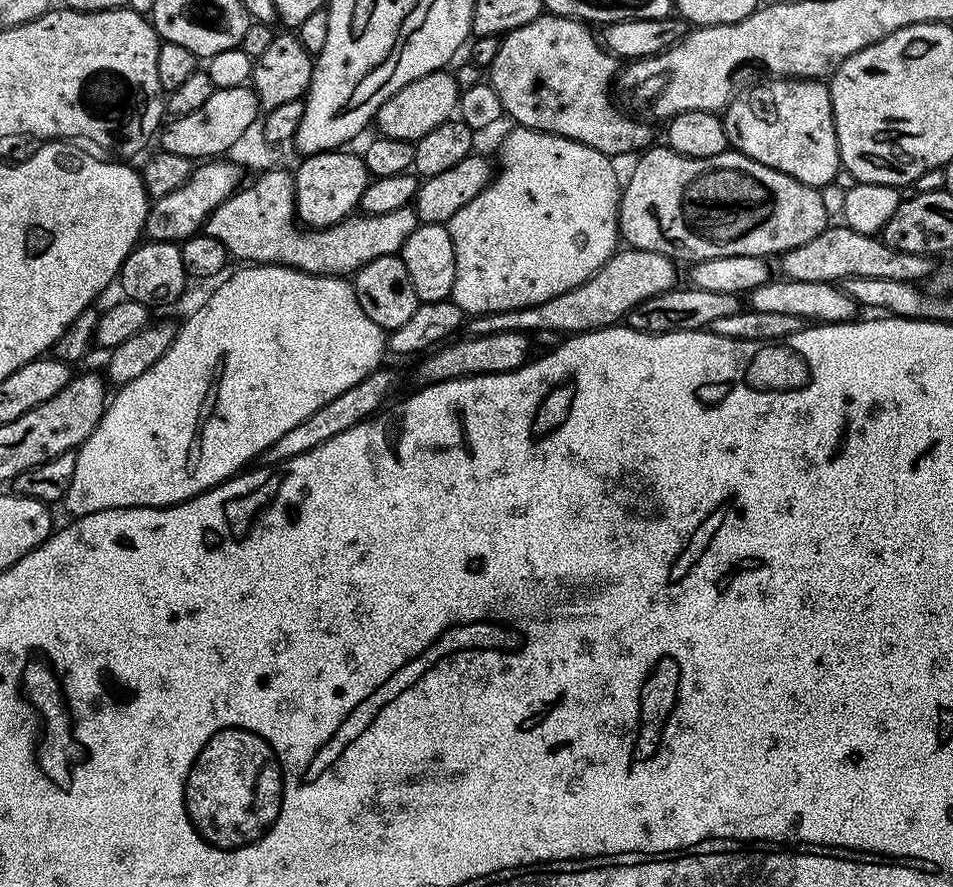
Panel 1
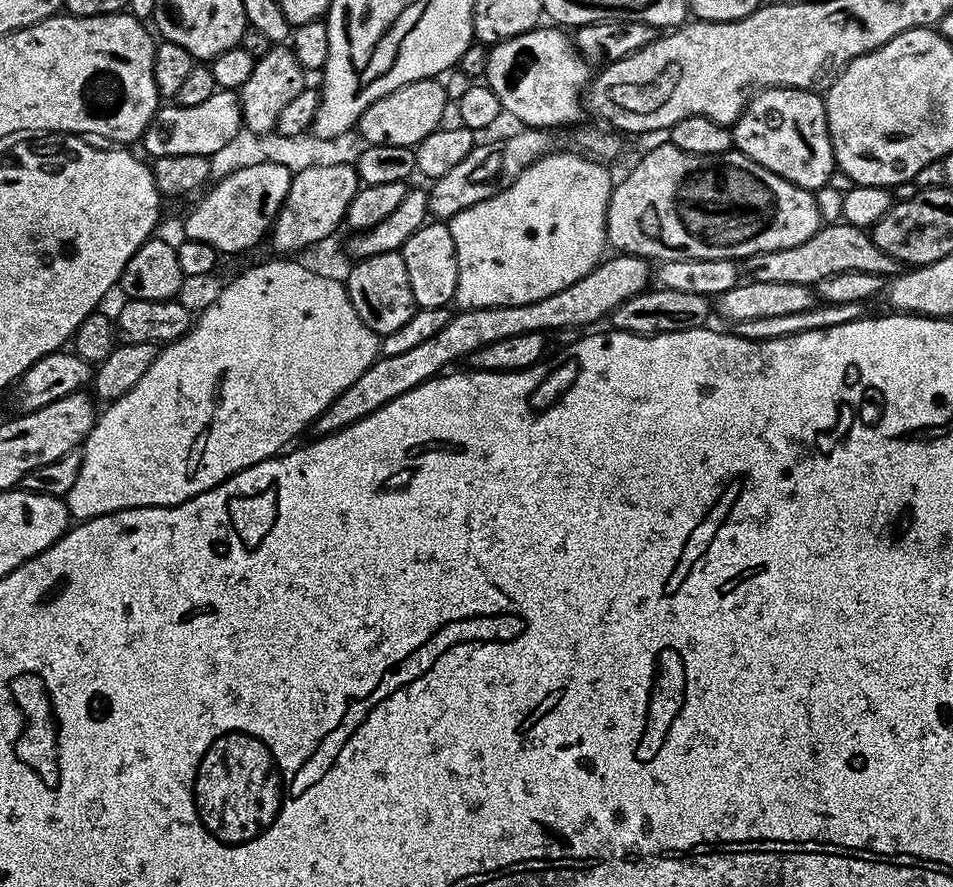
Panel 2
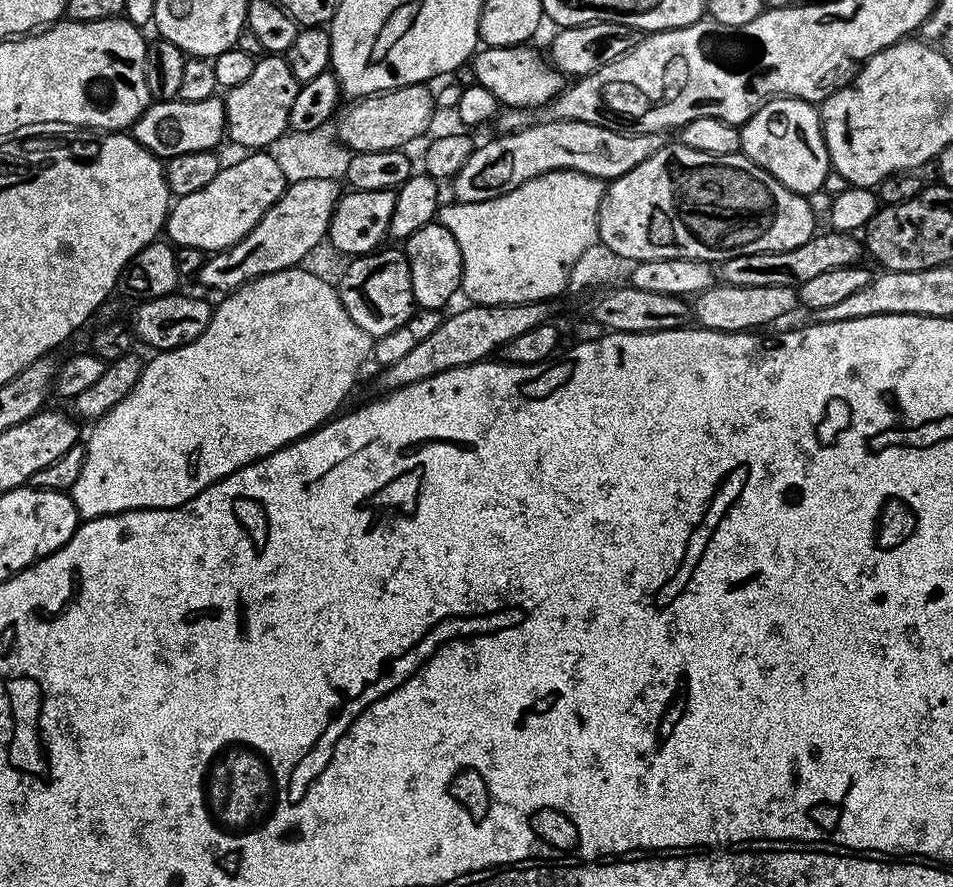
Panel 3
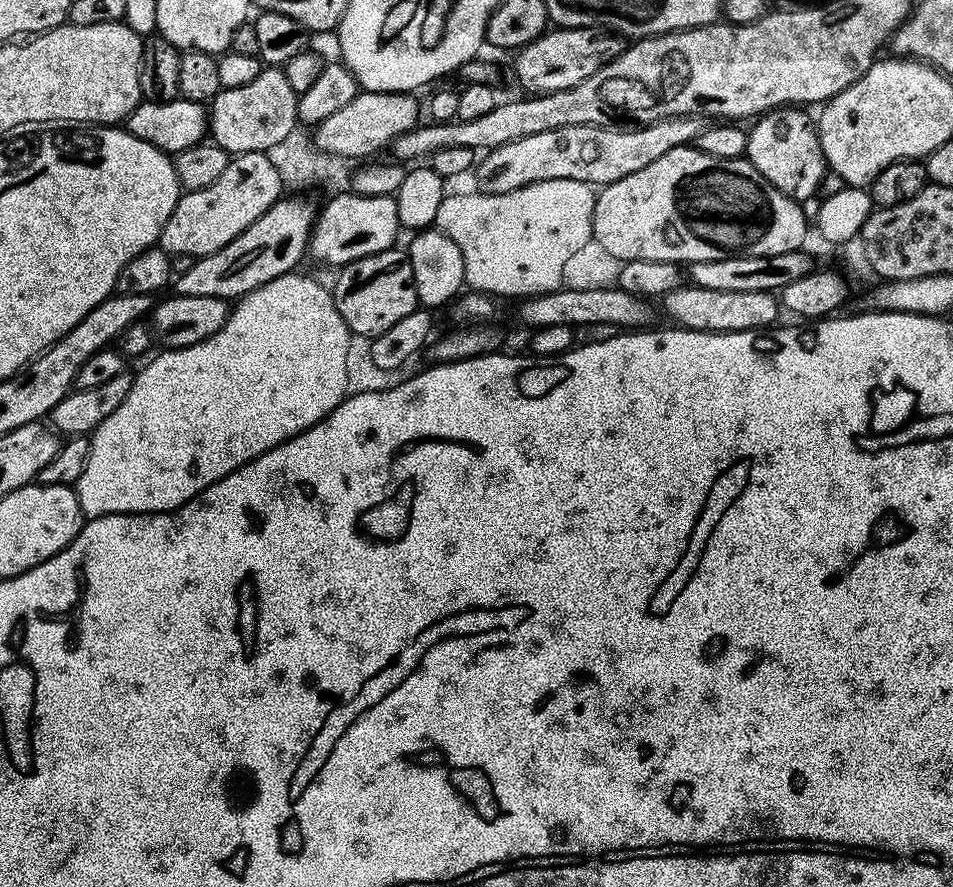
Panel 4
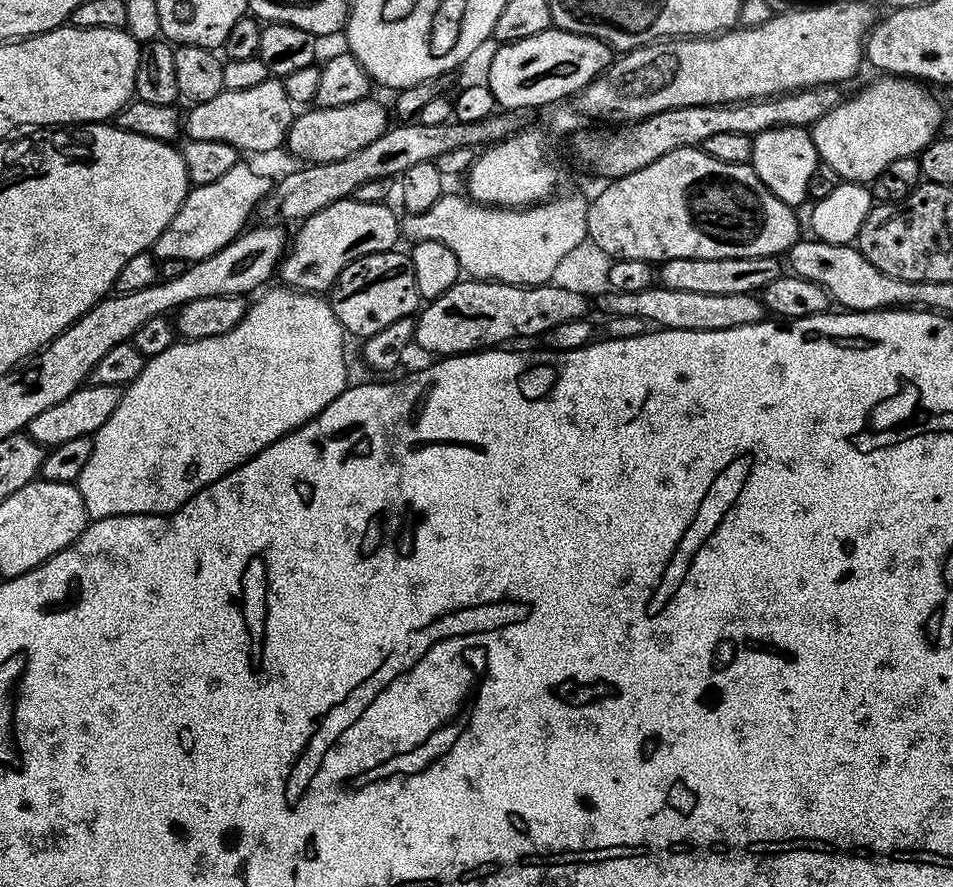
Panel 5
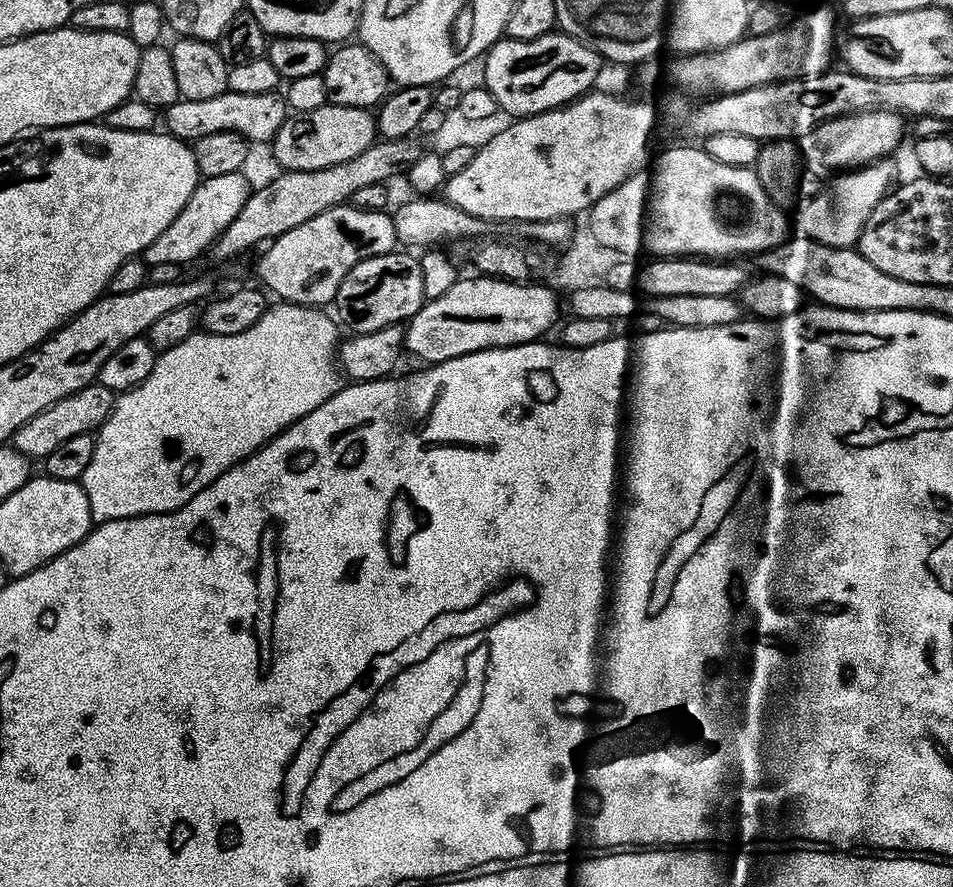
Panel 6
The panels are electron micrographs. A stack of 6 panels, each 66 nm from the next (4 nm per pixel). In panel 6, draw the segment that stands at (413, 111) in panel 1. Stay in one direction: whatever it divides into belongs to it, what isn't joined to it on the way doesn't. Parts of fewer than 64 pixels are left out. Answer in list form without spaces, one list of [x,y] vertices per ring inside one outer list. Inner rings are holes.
[[[327,103],[318,106],[318,110],[289,115],[270,145],[283,171],[301,172],[350,162],[350,158],[358,158],[358,154],[375,144],[377,139],[376,117],[369,109]]]

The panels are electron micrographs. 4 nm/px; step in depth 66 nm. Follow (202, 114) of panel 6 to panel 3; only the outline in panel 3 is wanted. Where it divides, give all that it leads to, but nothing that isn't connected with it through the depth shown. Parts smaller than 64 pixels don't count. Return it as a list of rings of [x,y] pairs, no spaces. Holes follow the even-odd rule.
[[[265,54],[259,57],[250,78],[227,89],[223,97],[227,139],[240,143],[247,150],[268,150],[279,136],[289,131],[290,110],[300,85],[301,81],[294,78],[294,70],[290,70],[287,55]]]

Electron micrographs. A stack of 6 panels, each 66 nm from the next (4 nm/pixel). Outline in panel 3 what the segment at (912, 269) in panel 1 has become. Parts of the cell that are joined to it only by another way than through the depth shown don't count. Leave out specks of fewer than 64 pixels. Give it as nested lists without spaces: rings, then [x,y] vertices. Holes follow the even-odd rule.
[[[821,231],[812,236],[806,242],[802,242],[802,246],[794,246],[794,250],[755,252],[725,260],[718,268],[719,279],[725,284],[734,286],[786,286],[790,288],[799,281],[824,273],[825,270],[838,270],[838,266],[851,264],[859,265],[860,252],[862,256],[861,241],[847,232],[827,231]]]

